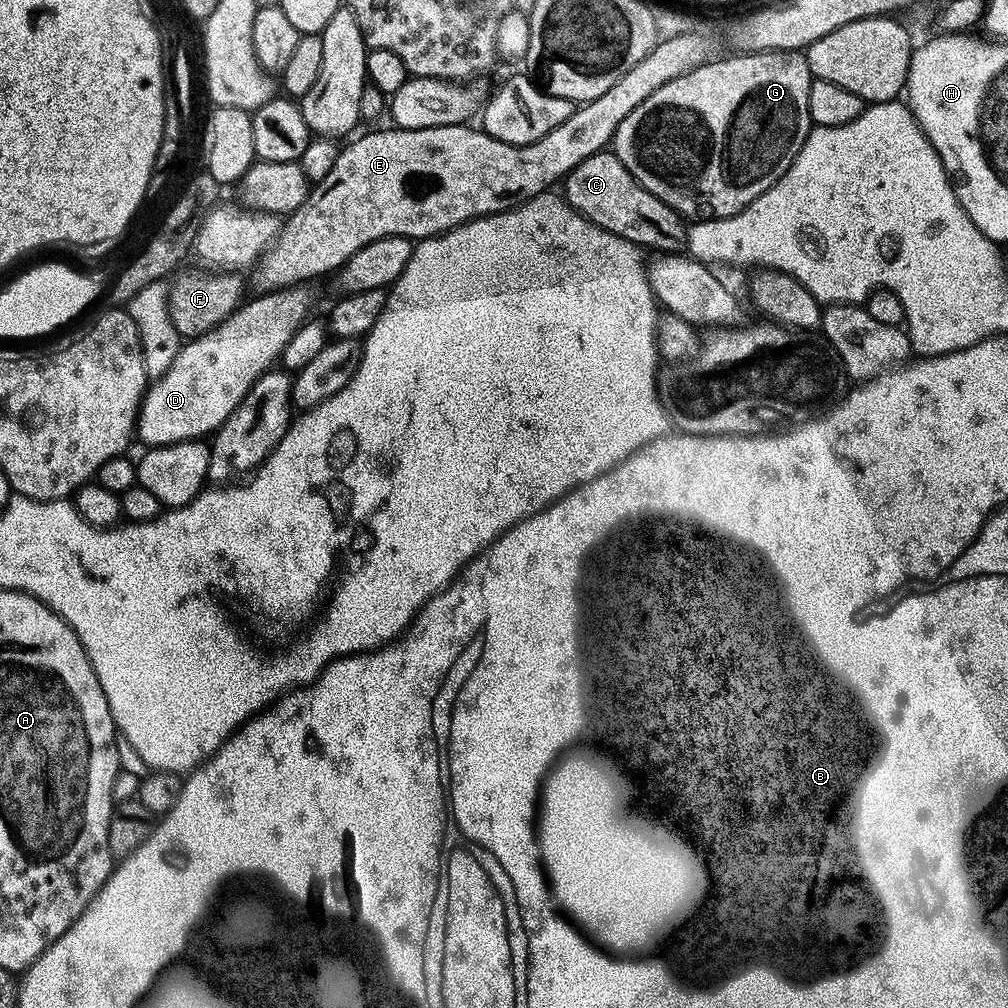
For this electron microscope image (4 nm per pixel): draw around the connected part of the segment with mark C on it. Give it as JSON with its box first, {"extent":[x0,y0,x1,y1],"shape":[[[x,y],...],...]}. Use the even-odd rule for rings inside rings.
{"extent":[562,150,686,250],"shape":[[[611,150],[595,152],[593,156],[586,158],[586,162],[578,162],[578,166],[574,166],[574,170],[570,170],[564,177],[562,187],[564,187],[562,195],[565,202],[579,216],[584,216],[590,222],[594,222],[594,226],[598,226],[610,234],[626,238],[641,249],[672,250],[677,247],[675,244],[683,245],[685,243],[686,224],[680,213],[674,211],[670,206],[666,206],[666,202],[654,198],[654,194],[650,194],[650,190],[646,190],[646,186],[638,183],[634,174],[630,174],[630,170],[626,166],[622,166],[616,153]]]}

